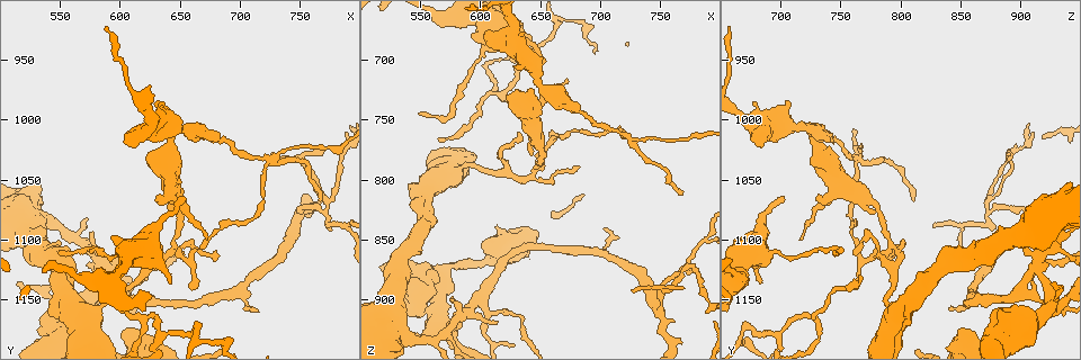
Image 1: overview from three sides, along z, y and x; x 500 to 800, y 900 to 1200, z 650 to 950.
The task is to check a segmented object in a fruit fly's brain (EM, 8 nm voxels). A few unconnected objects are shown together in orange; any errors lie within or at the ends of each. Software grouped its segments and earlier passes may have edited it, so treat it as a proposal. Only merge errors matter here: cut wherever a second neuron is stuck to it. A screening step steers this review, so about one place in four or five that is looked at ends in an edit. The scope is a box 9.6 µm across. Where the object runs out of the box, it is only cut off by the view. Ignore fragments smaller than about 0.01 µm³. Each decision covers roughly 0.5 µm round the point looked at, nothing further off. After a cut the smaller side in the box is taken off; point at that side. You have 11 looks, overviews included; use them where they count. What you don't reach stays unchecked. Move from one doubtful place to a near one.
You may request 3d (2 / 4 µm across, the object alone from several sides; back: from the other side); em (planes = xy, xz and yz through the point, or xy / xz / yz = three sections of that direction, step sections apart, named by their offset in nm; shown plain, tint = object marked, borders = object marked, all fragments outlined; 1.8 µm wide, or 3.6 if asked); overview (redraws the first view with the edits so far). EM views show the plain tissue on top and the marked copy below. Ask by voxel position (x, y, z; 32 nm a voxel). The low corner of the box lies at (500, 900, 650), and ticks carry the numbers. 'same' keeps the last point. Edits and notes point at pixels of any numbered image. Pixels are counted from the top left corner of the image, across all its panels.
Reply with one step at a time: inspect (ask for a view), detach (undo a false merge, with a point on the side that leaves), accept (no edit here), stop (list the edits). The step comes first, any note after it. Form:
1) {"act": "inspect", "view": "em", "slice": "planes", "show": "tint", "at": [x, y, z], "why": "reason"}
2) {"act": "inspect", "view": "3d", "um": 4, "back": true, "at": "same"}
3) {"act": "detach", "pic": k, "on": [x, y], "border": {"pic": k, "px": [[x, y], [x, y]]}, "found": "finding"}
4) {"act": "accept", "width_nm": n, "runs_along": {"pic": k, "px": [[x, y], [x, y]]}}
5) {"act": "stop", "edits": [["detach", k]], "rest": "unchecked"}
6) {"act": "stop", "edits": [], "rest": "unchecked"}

{"act": "inspect", "view": "3d", "um": 2, "back": true, "at": [646, 1106, 794], "why": "a fork"}

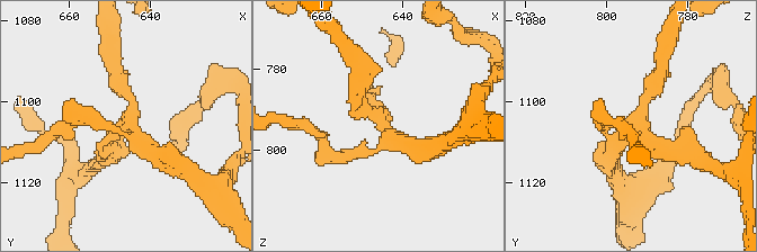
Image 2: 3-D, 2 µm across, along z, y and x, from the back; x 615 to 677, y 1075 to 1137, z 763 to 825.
{"act": "inspect", "view": "em", "slice": "yz", "step": 8, "show": "tint", "at": [645, 1106, 795], "why": "shape alone is not enough"}

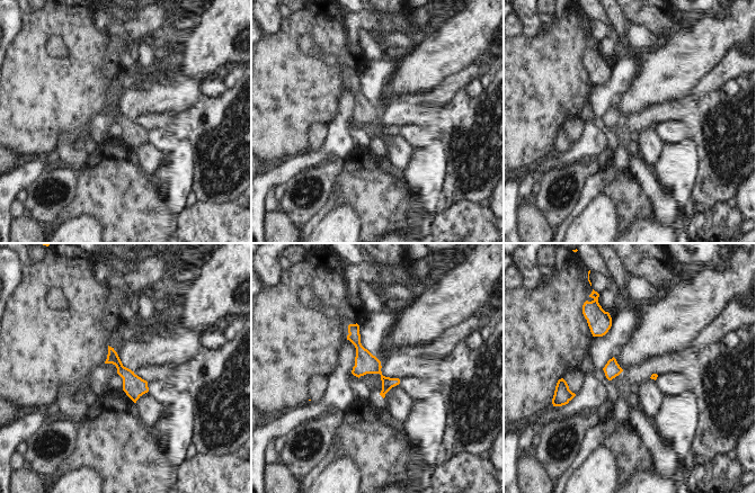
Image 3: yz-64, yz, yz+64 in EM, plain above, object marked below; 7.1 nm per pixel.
{"act": "accept", "runs_along": {"pic": 3, "px": [[352, 326], [361, 352], [383, 377], [384, 390]]}, "found": "all the same neuron"}

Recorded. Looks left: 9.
{"act": "inspect", "view": "em", "slice": "yz", "step": 16, "show": "tint", "at": [638, 1180, 694], "why": "branch point"}

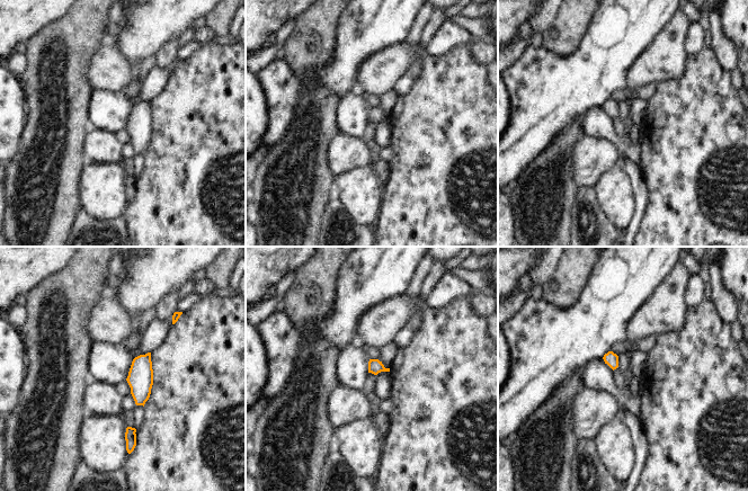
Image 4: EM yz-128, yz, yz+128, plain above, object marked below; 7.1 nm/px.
{"act": "inspect", "view": "em", "slice": "planes", "show": "tint", "at": "same"}

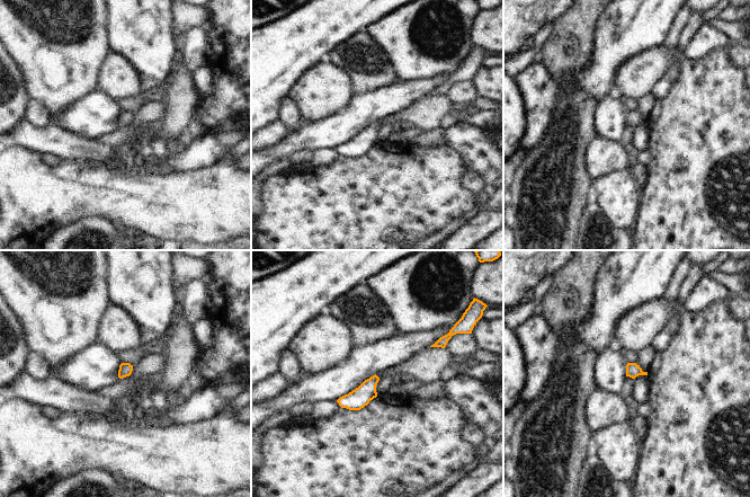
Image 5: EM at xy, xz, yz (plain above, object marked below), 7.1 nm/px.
{"act": "accept", "found": "one neuron here"}

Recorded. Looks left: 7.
{"act": "inspect", "view": "em", "um": 3.6, "slice": "planes", "show": "tint", "at": [614, 1110, 676], "why": "a narrow waist"}

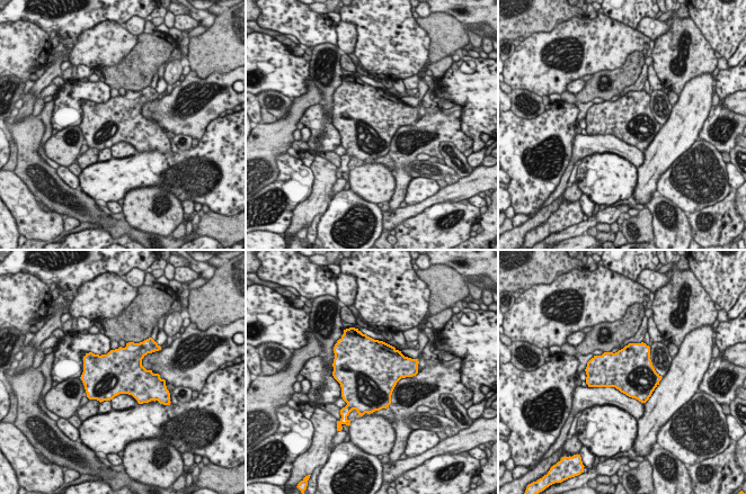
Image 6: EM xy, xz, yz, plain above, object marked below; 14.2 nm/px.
{"act": "accept", "width_nm": 650, "found": "continuous, no second neuron"}

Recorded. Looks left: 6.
{"act": "inspect", "view": "3d", "um": 2, "at": [570, 1102, 928], "why": "four or more arms meet"}

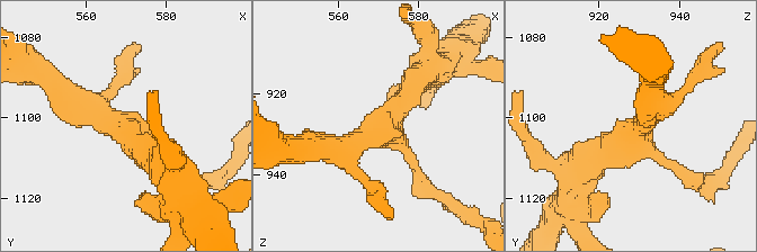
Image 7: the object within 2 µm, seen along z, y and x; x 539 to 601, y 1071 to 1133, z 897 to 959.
{"act": "inspect", "view": "em", "um": 3.6, "slice": "planes", "show": "tint", "at": [570, 1103, 928], "arms": 4}

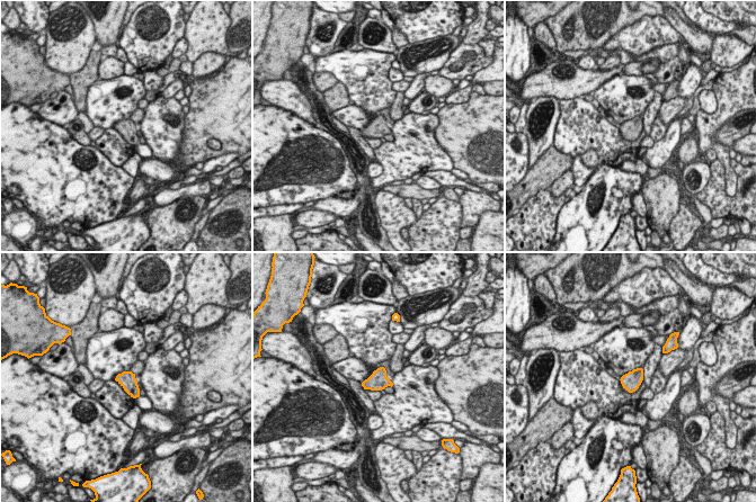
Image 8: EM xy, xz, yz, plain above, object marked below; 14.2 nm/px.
{"act": "accept", "found": "continuous, no second neuron"}

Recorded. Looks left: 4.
{"act": "inspect", "view": "em", "slice": "planes", "show": "tint", "at": [768, 1074, 876], "why": "four-way junction"}

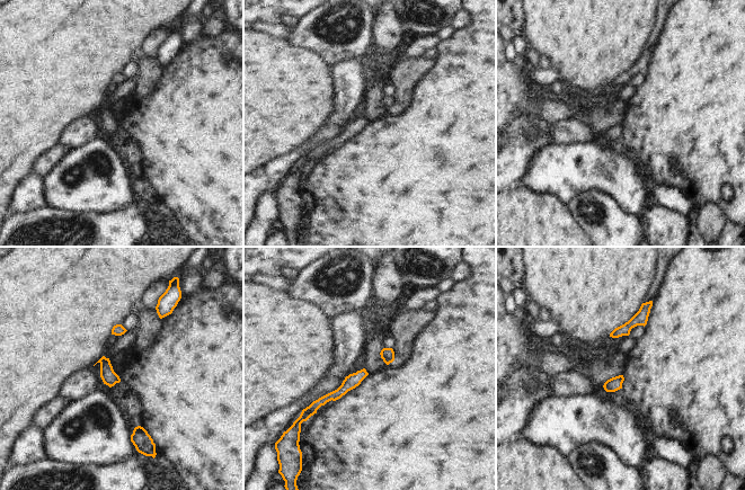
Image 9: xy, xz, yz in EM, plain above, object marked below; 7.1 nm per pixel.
{"act": "accept", "found": "continuous, no second neuron"}

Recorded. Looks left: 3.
{"act": "stop", "edits": [], "rest": "unchecked"}

